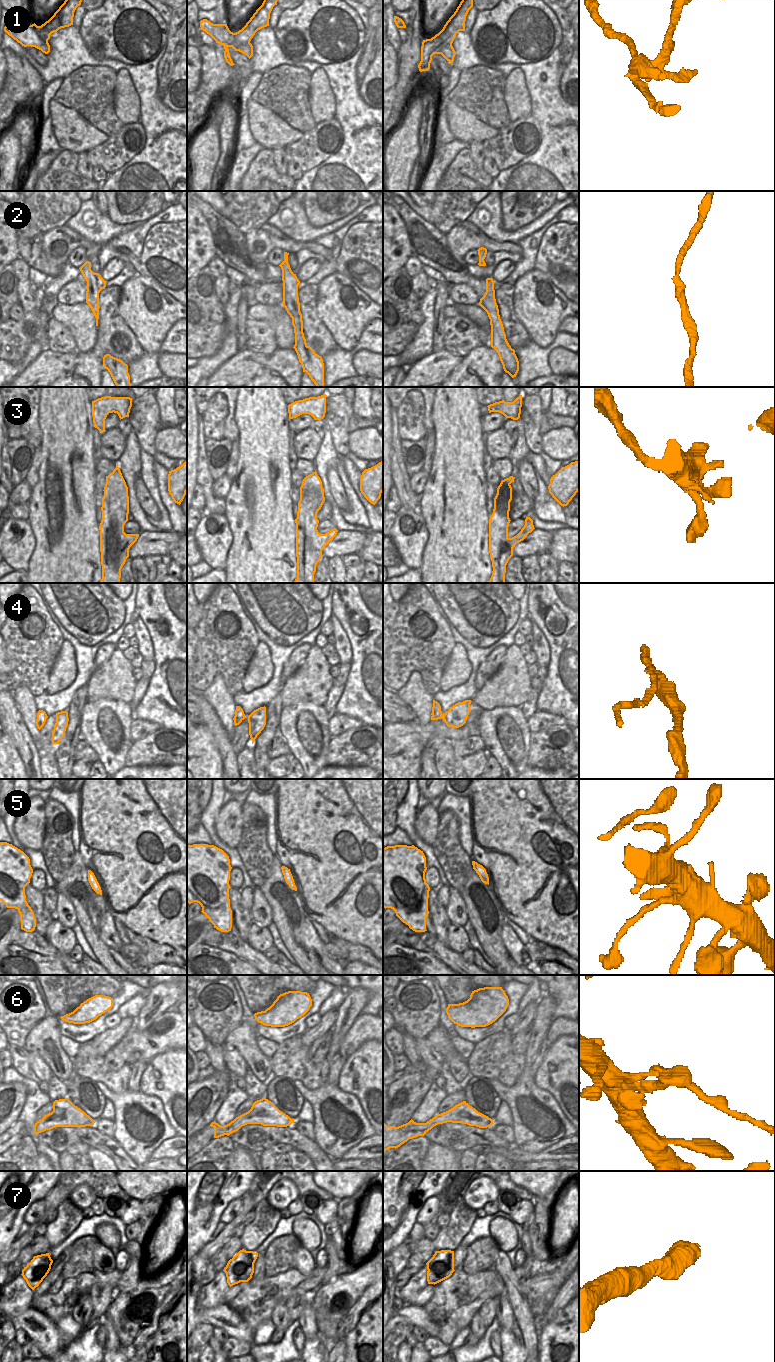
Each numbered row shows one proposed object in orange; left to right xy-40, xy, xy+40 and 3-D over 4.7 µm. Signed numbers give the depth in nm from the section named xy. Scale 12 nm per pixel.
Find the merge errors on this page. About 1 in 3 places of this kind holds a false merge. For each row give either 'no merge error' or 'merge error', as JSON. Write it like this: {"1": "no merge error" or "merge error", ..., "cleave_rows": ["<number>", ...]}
{"1": "merge error", "2": "no merge error", "3": "no merge error", "4": "merge error", "5": "no merge error", "6": "merge error", "7": "no merge error", "cleave_rows": ["1", "4", "6"]}

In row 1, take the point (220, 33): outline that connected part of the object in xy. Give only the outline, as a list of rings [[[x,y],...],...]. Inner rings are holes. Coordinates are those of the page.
[[[207,19],[200,21],[201,30],[209,34],[216,43],[225,47],[232,47],[235,51],[245,54],[249,59],[253,56],[253,46],[251,43],[237,44],[235,33],[231,32],[227,24],[213,24]]]

